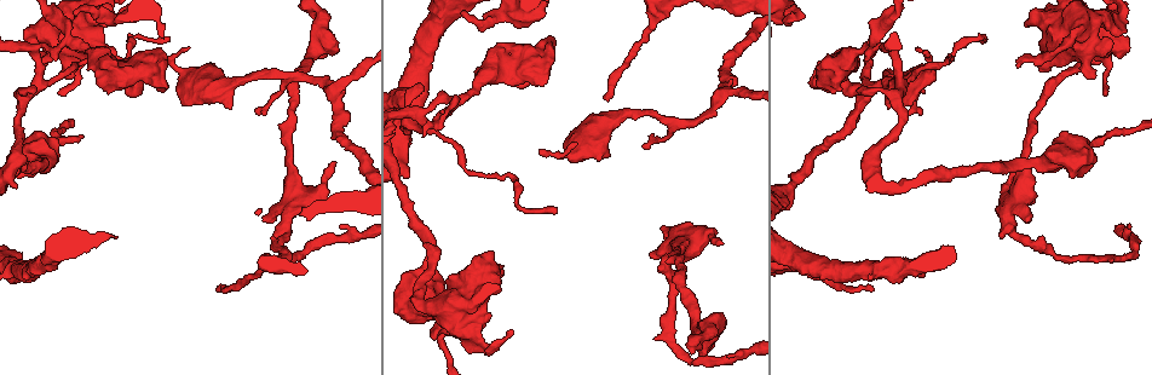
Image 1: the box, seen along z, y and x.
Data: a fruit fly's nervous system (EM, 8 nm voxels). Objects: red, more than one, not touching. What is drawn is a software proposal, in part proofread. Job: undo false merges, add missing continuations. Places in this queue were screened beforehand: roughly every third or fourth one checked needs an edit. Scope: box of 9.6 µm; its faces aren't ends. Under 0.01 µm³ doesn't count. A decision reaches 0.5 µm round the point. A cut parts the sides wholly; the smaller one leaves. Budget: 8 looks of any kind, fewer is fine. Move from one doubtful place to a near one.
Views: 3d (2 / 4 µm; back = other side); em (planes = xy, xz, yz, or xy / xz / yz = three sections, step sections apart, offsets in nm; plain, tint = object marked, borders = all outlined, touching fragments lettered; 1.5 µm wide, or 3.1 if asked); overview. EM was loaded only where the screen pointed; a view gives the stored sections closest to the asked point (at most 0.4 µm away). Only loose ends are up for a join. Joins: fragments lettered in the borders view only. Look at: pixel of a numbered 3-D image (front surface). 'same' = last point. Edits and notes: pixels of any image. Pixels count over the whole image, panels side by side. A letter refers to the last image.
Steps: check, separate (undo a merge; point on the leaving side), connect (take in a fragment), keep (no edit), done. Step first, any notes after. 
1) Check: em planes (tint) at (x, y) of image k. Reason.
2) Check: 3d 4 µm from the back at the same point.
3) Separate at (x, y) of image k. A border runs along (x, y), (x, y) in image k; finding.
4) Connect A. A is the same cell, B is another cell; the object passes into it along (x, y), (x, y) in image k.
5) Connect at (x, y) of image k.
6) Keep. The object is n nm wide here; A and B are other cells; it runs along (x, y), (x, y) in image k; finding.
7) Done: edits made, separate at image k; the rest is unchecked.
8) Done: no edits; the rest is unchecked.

Check: 3d 2 µm at (1020, 64) of image 1.

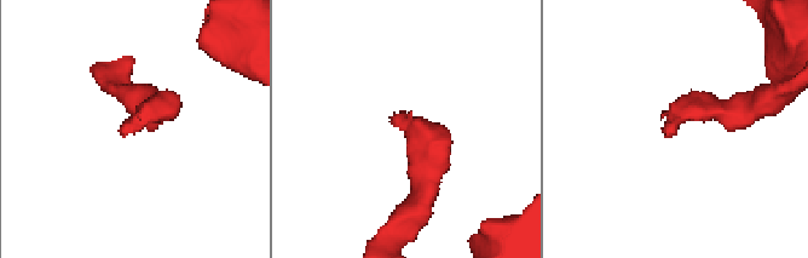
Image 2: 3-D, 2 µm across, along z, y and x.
Check: em planes (borders) at (391, 118) of image 2. Need the tissue.

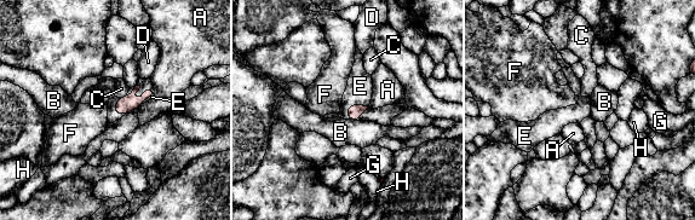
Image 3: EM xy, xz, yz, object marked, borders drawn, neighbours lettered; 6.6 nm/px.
Connect E. E is the same cell, A, B, C, D, F, G and H are other cells; the cell continues.

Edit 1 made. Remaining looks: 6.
Check: em 3.1 µm xy step 8 (borders) at (169, 38) of image 1. End of a long branch.

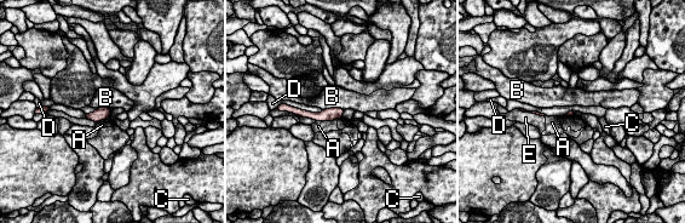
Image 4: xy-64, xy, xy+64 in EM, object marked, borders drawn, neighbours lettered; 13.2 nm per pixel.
Keep. The object is 70 nm wide here; A, B, C, D and E are other cells; a border runs along (344, 109), (324, 108), (322, 110) in image 4; no lettered fragment goes on from it.

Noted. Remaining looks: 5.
Check: 3d 2 µm at (406, 178) of image 1. Branch stops here.

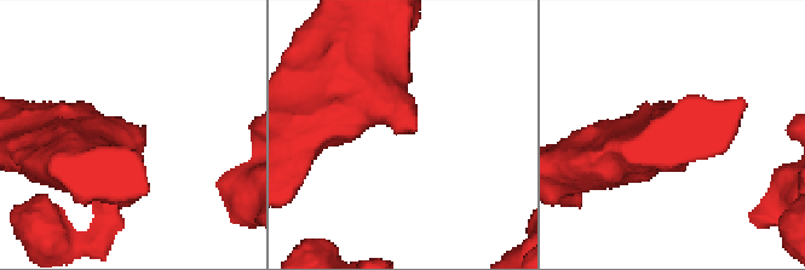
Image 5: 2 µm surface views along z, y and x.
Check: em planes (borders) at (138, 133) of image 5.

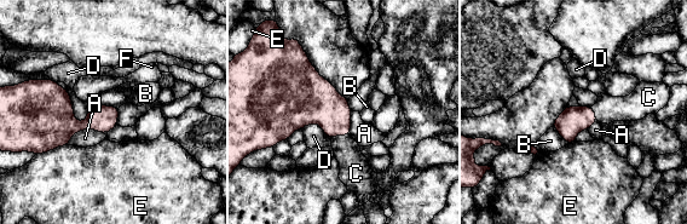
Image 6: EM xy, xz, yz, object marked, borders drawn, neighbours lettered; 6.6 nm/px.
Connect C. C is the same cell, A, B, D, E and F are other cells; the object passes into it along (319, 103), (340, 135), (354, 168) in image 6; the cell continues.

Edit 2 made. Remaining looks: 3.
Done: edits made, connect at image 3, connect at image 6; the rest is unchecked.

